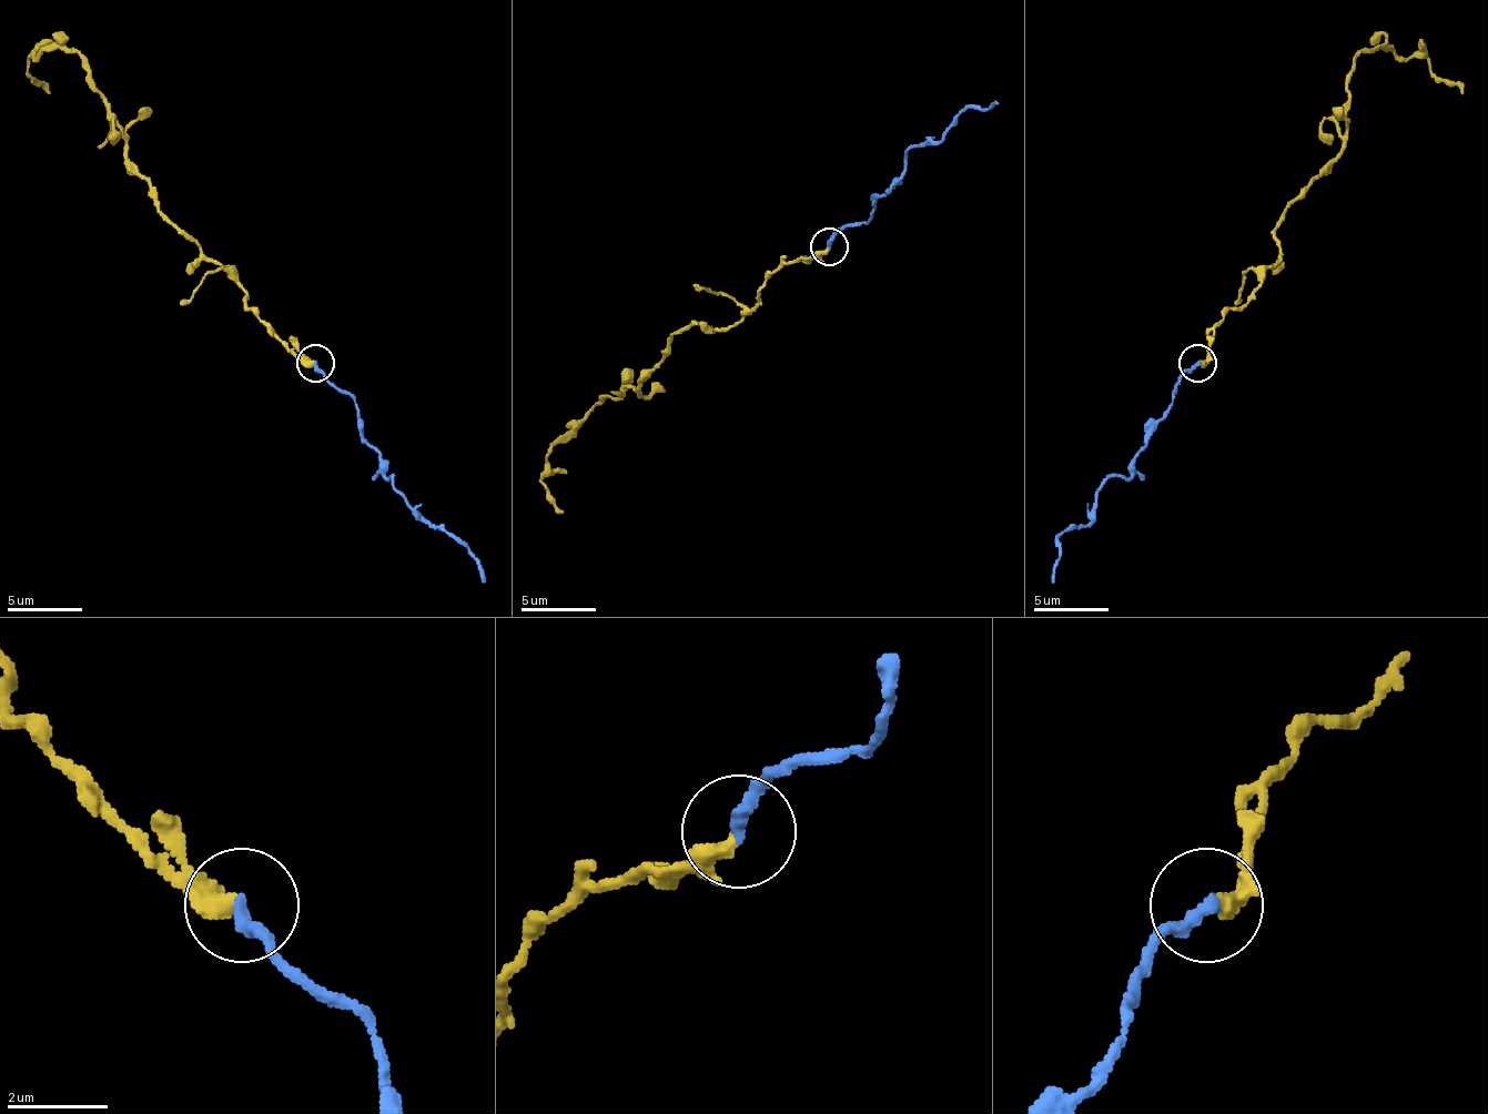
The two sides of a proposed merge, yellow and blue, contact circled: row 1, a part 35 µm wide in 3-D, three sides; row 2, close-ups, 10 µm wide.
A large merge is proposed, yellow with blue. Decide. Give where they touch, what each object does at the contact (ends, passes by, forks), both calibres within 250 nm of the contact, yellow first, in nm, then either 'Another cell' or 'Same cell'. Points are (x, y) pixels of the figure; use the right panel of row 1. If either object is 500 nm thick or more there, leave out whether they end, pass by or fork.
Place: (1197, 363). At the ring yellow ends. At the ring blue ends. Thickness 360 nm (yellow) against 300 nm. Another cell

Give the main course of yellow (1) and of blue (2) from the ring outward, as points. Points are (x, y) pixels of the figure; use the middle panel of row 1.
1: (828, 245), (787, 261), (726, 328), (685, 325), (639, 393), (598, 404), (553, 449), (542, 476), (564, 514)
2: (828, 245), (839, 231), (866, 223), (911, 148), (933, 143), (971, 105), (987, 110), (998, 102)

